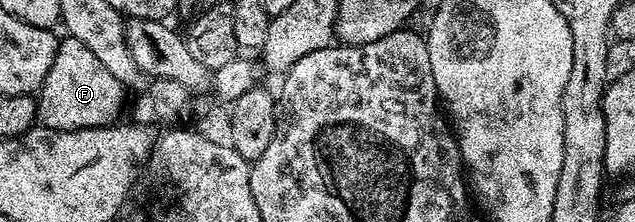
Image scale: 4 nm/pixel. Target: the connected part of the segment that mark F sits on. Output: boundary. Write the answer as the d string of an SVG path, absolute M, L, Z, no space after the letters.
M67 35L59 39L56 58L52 58L52 66L36 93L36 116L41 127L61 132L104 128L121 117L118 115L122 112L122 92L123 84L108 74L104 62L100 62L84 42Z

